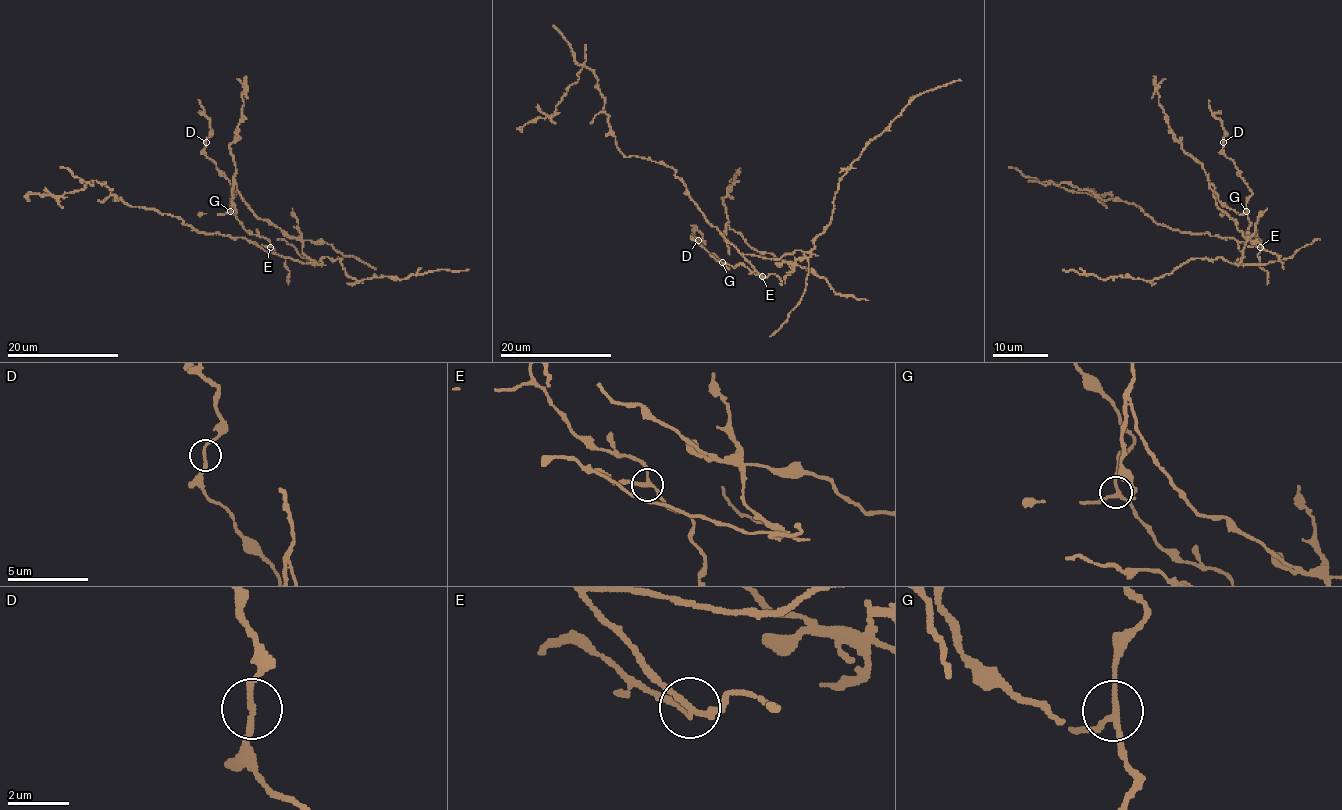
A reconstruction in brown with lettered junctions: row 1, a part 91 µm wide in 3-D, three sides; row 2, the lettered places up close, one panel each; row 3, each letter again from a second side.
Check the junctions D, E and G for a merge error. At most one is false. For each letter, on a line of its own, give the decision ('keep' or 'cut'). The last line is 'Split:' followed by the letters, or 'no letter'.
D: keep
E: cut
G: keep
Split: E

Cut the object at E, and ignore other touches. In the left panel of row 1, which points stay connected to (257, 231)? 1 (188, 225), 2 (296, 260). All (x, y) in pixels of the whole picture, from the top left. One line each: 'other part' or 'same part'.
1: other part
2: other part

